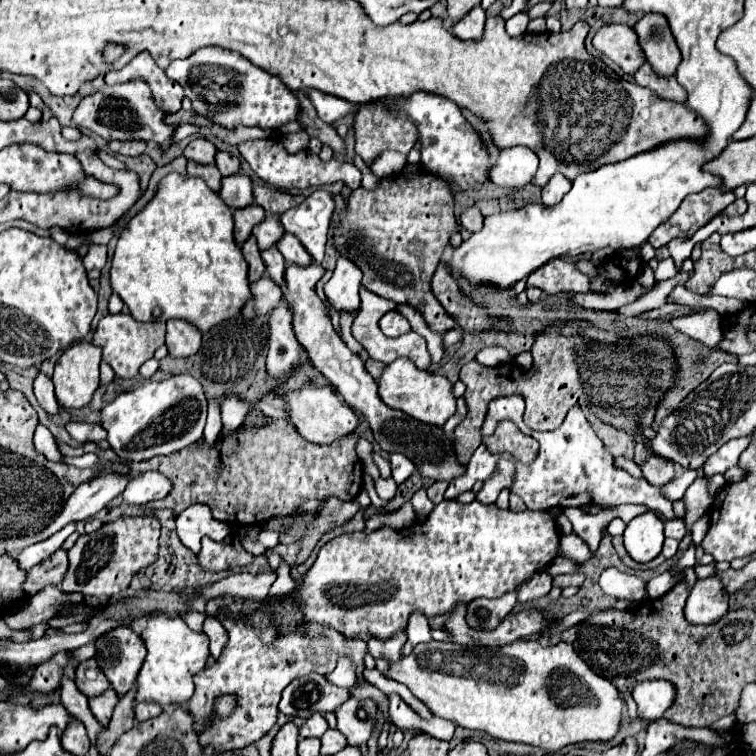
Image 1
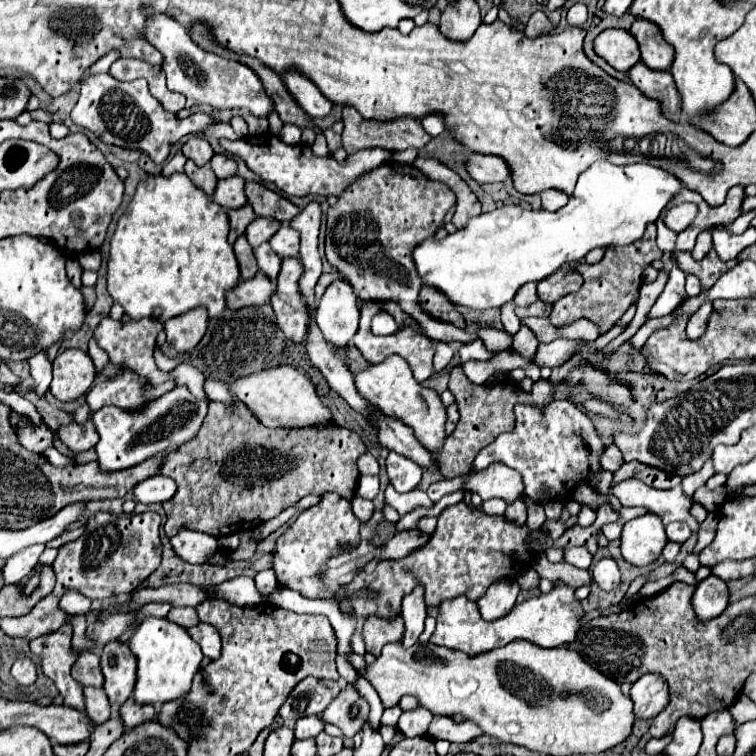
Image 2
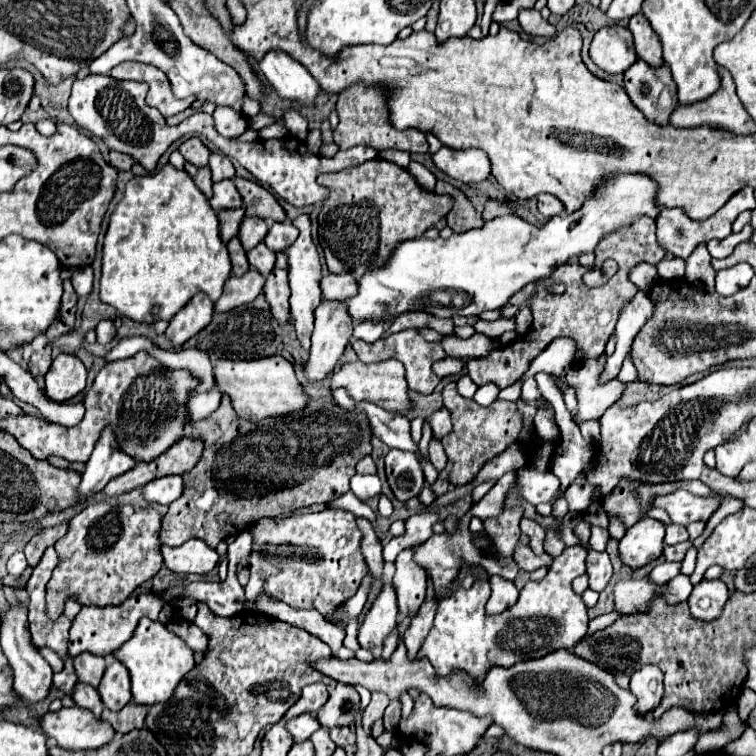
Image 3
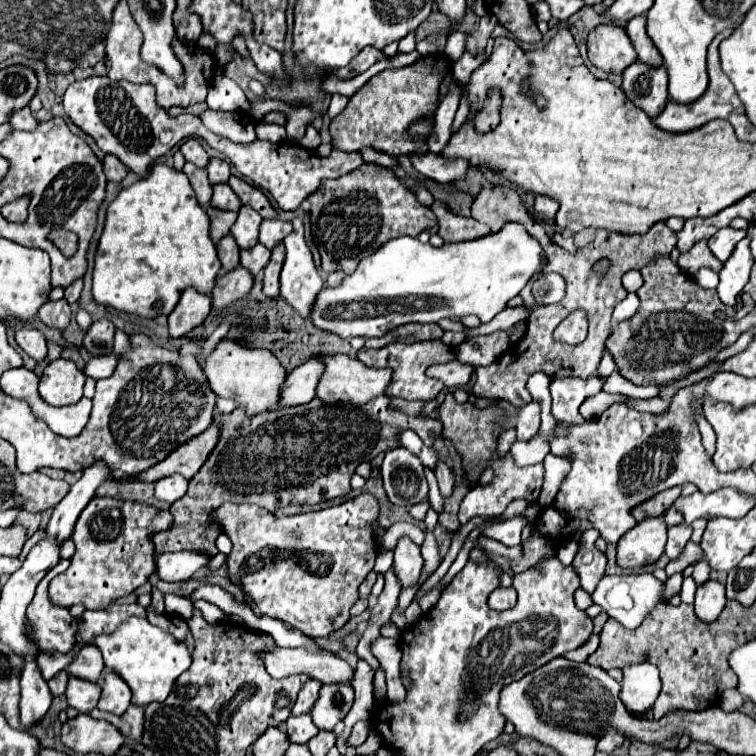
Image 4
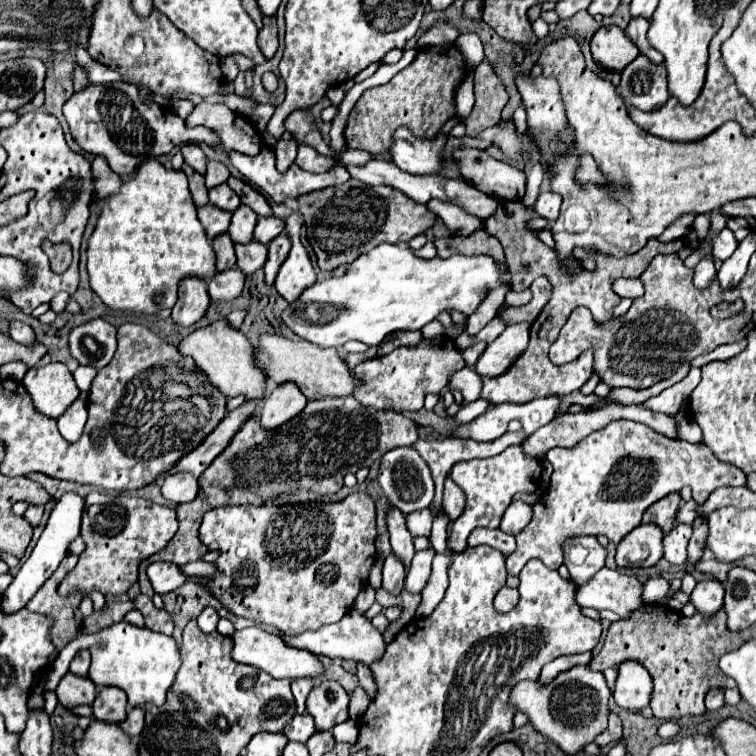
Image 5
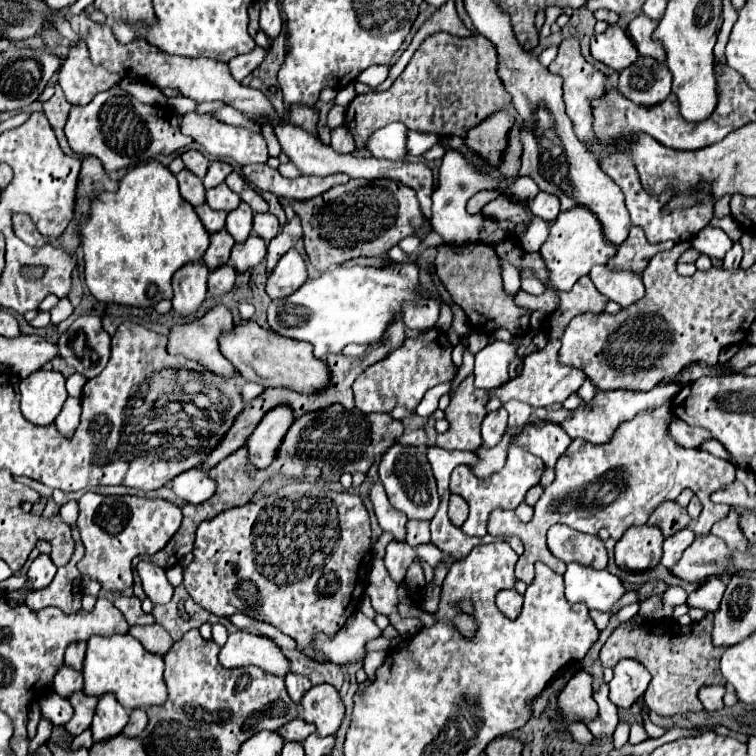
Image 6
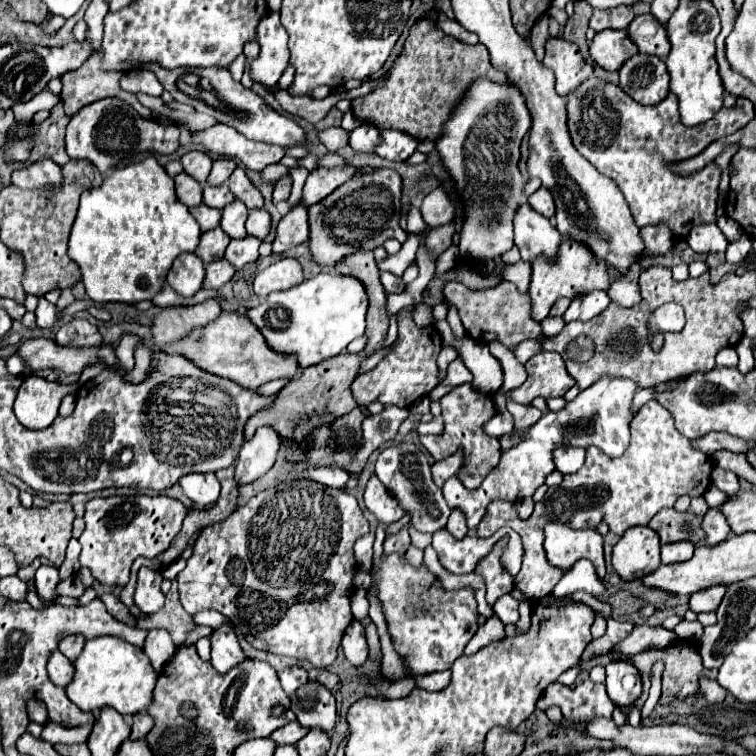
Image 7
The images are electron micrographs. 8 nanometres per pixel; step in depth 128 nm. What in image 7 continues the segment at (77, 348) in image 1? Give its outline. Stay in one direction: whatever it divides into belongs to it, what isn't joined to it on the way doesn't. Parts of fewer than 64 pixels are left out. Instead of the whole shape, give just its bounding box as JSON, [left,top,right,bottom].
[14,376,79,430]

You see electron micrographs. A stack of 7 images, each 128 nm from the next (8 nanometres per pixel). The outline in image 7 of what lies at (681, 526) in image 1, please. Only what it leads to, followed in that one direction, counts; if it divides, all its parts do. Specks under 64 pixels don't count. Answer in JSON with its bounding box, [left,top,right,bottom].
[662,540,694,564]

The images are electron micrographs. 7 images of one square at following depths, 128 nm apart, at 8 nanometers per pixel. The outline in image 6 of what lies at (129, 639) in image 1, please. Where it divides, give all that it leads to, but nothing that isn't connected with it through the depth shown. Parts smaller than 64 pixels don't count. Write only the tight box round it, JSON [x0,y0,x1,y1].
[90,694,128,740]

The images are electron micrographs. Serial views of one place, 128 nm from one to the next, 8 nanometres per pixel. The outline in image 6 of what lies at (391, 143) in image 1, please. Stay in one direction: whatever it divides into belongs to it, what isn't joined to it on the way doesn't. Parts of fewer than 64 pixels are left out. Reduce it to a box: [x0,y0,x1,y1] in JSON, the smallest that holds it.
[344,32,510,150]

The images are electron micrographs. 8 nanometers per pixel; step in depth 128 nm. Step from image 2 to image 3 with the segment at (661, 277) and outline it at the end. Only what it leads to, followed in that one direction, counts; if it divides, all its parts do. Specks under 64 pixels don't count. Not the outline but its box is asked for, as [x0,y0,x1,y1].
[566,354,624,420]

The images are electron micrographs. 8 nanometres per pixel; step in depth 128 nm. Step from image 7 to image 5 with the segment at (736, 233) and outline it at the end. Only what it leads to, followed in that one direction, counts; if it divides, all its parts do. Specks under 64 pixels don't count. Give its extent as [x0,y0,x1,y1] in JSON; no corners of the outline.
[693,215,716,288]

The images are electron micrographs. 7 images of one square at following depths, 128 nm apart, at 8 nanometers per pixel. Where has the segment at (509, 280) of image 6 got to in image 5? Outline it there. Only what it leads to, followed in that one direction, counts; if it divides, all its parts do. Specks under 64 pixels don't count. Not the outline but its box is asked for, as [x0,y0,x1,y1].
[466,288,506,334]

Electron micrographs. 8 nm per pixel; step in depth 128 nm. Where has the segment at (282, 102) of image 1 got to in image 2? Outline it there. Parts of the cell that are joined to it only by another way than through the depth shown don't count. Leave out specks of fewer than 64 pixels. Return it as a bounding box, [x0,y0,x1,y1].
[144,16,274,118]

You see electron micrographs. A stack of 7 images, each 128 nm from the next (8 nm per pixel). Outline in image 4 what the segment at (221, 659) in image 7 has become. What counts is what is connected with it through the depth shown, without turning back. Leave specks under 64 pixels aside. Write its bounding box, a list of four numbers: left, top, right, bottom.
[264,648,354,684]

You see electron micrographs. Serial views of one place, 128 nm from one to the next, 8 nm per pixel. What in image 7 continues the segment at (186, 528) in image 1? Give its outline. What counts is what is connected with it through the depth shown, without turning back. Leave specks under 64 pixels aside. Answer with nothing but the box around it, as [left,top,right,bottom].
[134,566,166,614]

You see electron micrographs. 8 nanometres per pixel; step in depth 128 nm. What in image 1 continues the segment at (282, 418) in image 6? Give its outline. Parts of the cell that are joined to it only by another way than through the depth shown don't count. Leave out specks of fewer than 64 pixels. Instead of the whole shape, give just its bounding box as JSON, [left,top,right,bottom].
[324,254,362,310]

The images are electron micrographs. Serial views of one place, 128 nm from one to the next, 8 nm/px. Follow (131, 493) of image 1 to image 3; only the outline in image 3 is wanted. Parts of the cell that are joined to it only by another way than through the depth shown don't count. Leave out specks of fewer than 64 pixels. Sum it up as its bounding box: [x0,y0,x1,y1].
[142,476,182,504]

